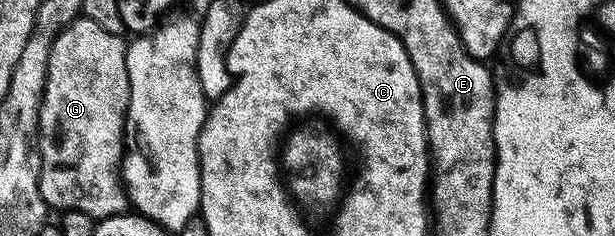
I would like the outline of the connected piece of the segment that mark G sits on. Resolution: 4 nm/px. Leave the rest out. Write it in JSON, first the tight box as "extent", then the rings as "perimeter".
{"extent":[39,16,129,220],"perimeter":[[[78,16],[73,23],[53,42],[51,56],[47,64],[47,84],[45,85],[45,95],[41,101],[41,111],[39,112],[39,144],[41,145],[41,175],[39,176],[39,192],[43,192],[43,200],[54,211],[64,212],[66,210],[78,210],[87,212],[95,220],[103,218],[113,218],[117,214],[126,213],[127,195],[119,173],[121,159],[126,153],[125,145],[125,117],[129,107],[129,81],[127,80],[127,56],[125,48],[127,42],[122,35],[115,32],[106,32],[104,28],[99,28],[95,20]]]}

